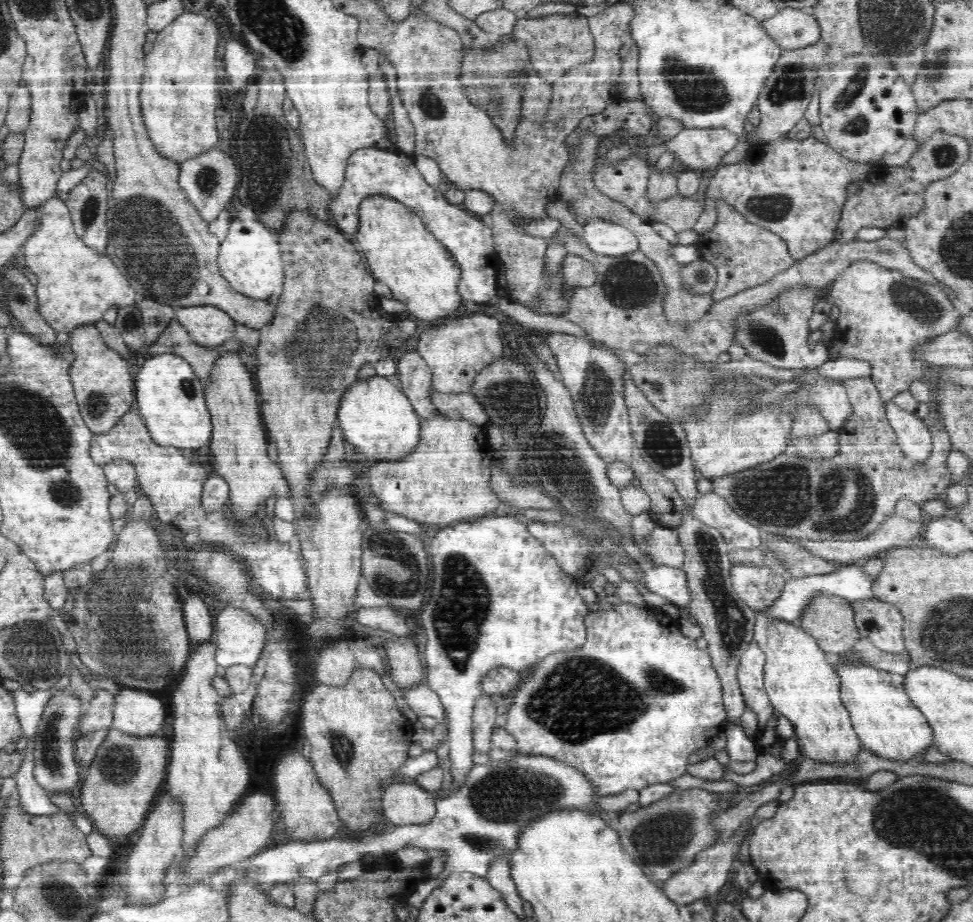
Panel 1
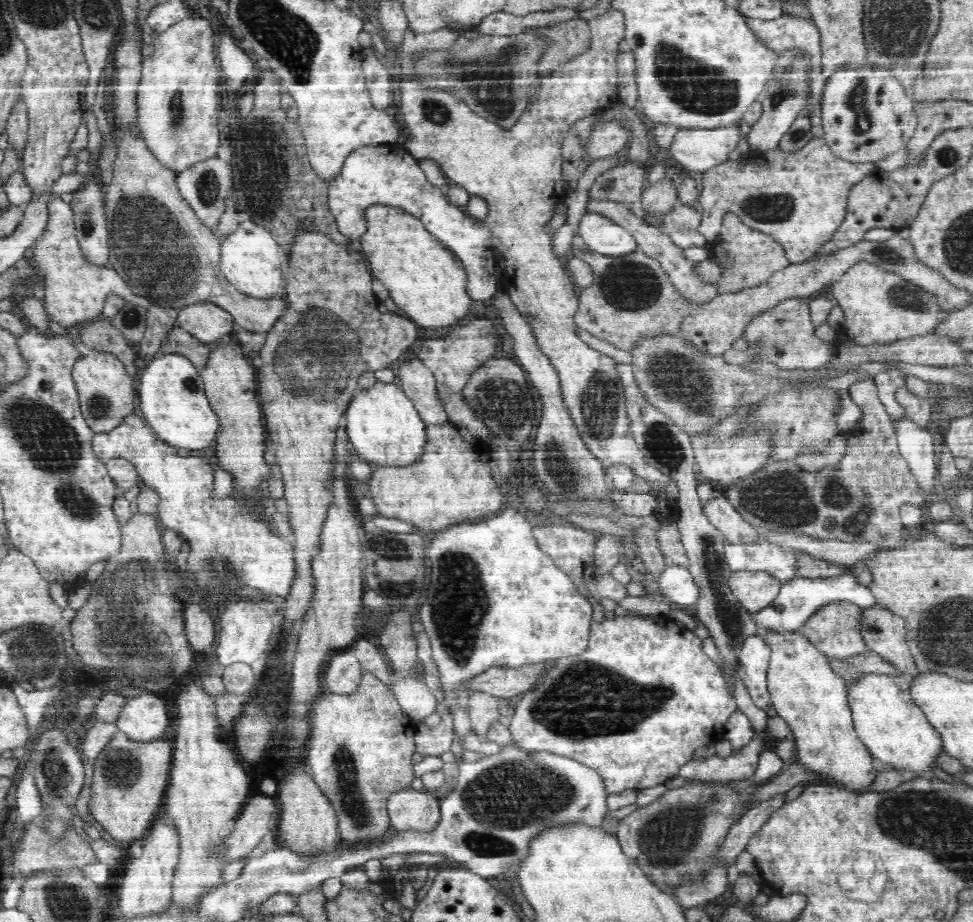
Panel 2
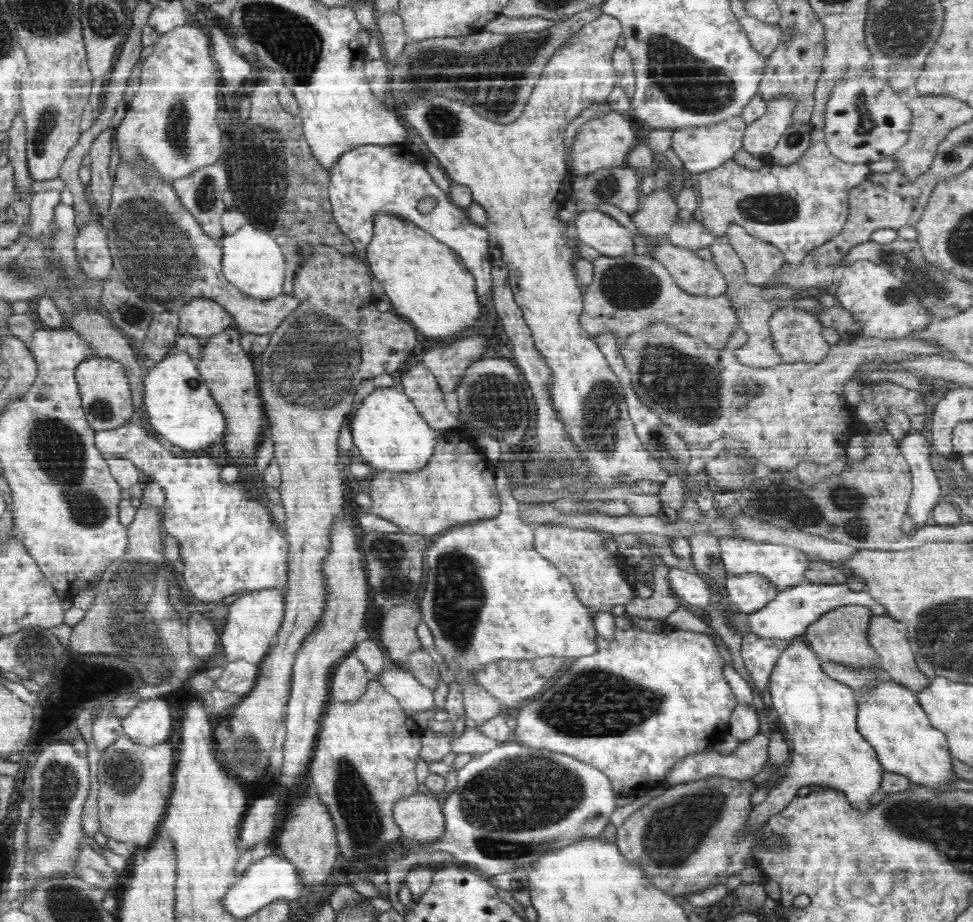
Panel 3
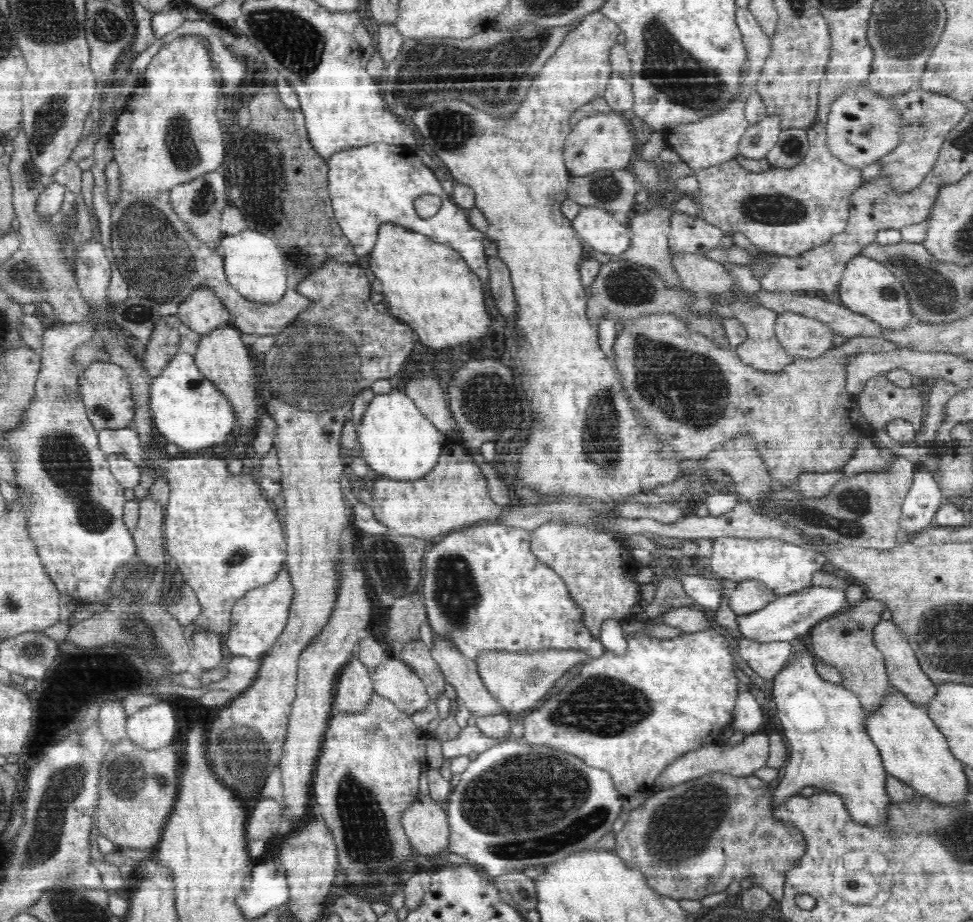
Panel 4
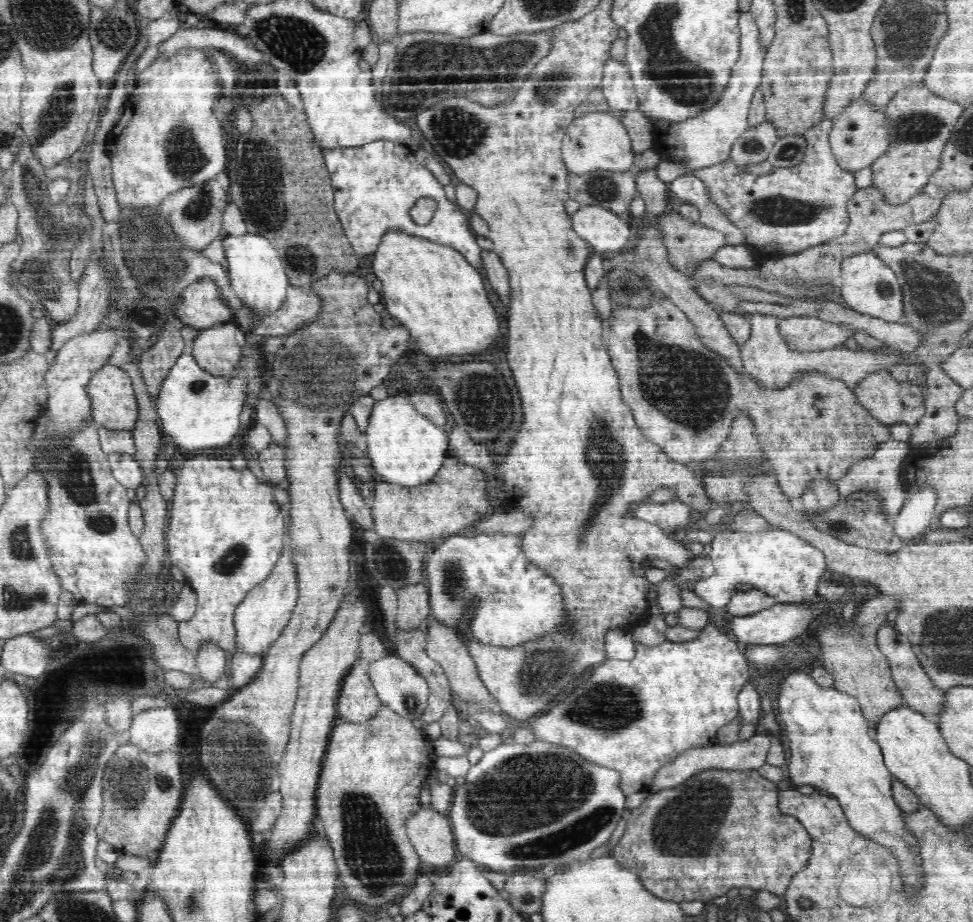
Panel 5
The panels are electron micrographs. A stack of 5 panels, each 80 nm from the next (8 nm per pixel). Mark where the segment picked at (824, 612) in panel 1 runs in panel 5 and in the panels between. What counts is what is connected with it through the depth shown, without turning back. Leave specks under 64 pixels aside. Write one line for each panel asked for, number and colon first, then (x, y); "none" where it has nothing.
2: (835, 630)
3: (841, 636)
4: (845, 641)
5: (850, 654)

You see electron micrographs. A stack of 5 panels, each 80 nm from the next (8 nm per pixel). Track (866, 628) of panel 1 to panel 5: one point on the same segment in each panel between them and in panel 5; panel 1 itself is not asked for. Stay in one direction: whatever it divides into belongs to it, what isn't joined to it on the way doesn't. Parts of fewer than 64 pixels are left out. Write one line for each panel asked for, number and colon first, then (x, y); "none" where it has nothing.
2: (884, 632)
3: (889, 637)
4: (905, 673)
5: (918, 690)

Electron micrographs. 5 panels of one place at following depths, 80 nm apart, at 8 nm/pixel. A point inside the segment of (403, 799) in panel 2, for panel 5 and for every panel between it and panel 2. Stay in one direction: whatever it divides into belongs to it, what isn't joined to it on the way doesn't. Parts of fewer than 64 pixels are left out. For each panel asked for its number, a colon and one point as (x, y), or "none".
3: (421, 818)
4: (425, 822)
5: (429, 831)

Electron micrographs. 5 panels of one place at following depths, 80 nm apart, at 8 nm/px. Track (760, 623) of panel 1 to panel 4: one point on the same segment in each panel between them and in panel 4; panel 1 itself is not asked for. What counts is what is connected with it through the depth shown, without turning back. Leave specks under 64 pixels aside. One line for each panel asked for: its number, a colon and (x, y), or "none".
2: (813, 700)
3: (819, 714)
4: (824, 724)

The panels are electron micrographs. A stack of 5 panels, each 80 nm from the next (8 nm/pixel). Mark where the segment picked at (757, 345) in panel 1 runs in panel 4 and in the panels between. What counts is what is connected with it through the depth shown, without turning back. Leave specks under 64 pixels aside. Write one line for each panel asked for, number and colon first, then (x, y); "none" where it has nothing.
2: (784, 334)
3: (796, 335)
4: (800, 336)

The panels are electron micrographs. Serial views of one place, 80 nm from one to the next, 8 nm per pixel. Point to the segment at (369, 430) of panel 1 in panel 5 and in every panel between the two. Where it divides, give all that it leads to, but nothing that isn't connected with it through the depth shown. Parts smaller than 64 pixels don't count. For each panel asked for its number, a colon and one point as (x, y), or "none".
2: (382, 423)
3: (392, 437)
4: (398, 441)
5: (406, 448)

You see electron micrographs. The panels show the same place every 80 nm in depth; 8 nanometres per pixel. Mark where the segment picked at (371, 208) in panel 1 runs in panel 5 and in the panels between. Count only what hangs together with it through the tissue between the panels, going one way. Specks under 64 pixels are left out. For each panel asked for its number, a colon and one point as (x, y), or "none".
2: (426, 281)
3: (428, 284)
4: (427, 285)
5: (431, 289)

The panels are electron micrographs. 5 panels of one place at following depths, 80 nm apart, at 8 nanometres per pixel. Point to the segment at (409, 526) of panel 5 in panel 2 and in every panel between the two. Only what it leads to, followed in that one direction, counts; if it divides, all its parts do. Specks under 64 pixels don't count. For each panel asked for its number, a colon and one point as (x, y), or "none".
2: (452, 483)
3: (458, 487)
4: (455, 494)

